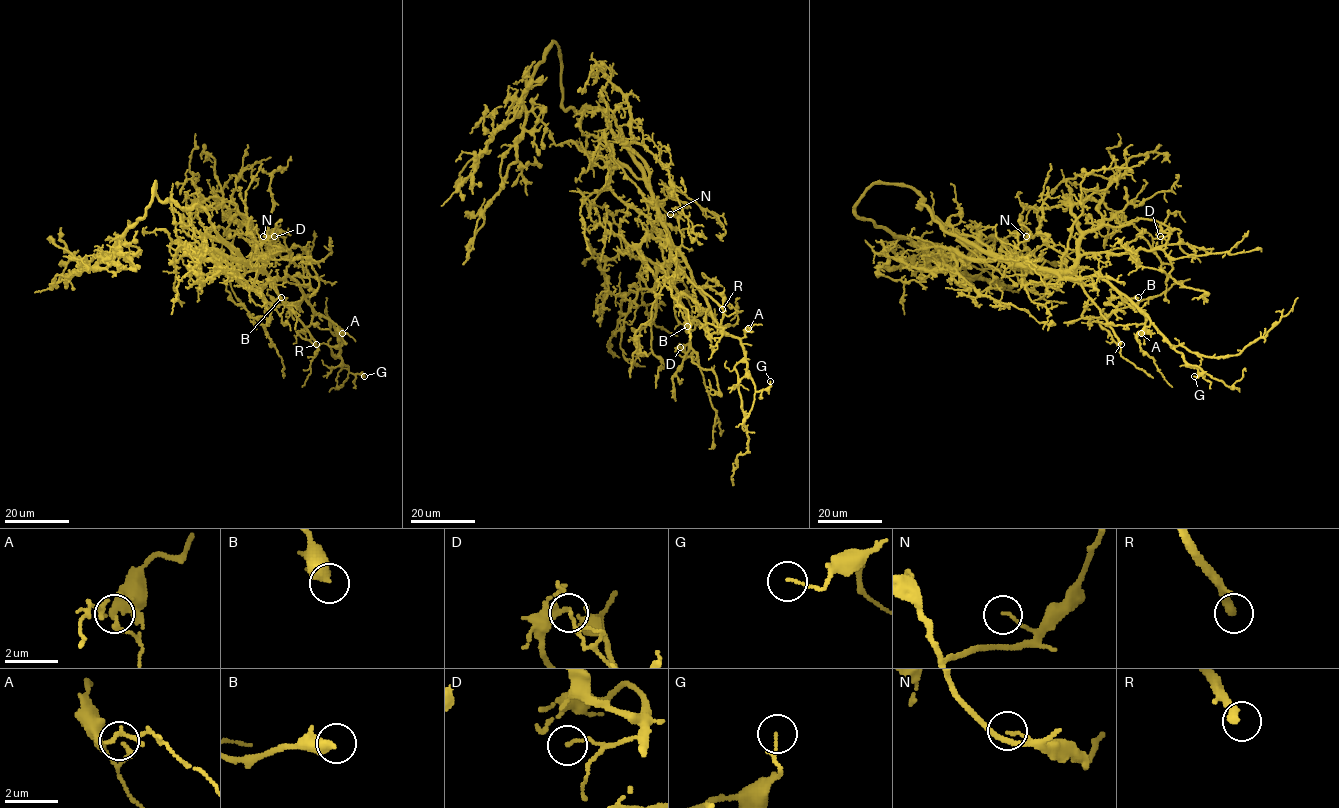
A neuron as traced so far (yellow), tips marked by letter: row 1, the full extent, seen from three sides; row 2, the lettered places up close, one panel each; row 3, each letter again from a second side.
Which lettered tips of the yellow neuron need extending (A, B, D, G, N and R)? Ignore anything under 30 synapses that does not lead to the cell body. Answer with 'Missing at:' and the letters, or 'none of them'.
Missing at: R

